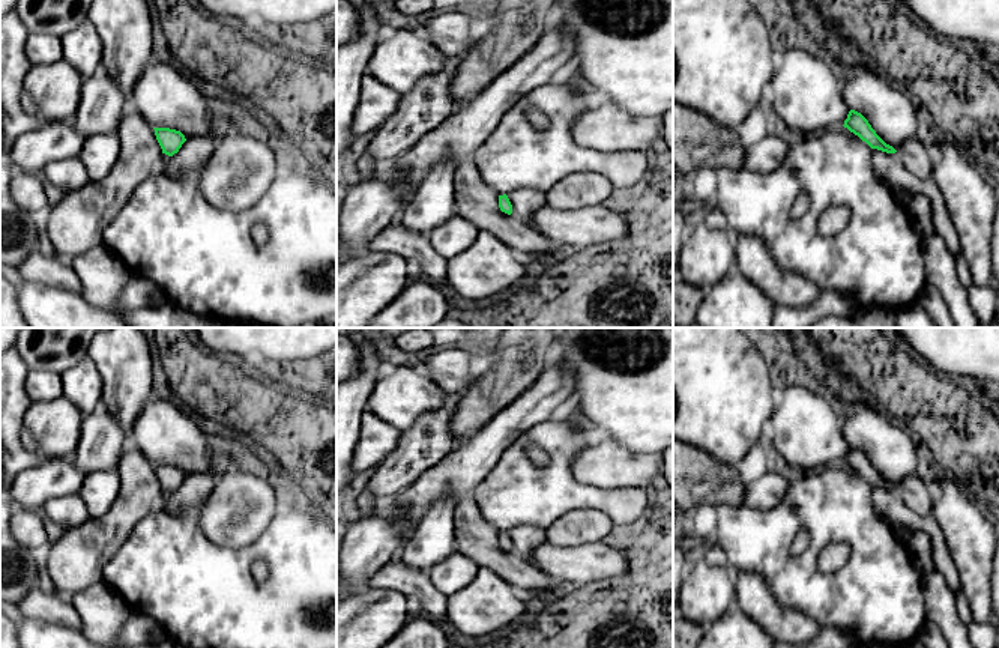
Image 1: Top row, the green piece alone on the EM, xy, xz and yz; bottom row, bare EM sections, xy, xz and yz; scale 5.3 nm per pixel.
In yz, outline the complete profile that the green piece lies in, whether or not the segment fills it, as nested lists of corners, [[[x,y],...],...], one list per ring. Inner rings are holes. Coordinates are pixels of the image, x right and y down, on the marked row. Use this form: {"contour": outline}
{"contour": [[[850,110],[847,119],[844,120],[844,128],[858,135],[862,141],[865,141],[871,149],[877,149],[886,153],[895,153],[897,150],[886,144],[871,128],[868,120],[858,111]]]}

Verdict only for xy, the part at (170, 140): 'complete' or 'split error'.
complete

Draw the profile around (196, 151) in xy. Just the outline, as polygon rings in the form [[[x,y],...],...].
[[[209,137],[186,138],[179,152],[174,153],[168,162],[168,173],[177,176],[197,165],[206,165],[215,146],[216,144]]]

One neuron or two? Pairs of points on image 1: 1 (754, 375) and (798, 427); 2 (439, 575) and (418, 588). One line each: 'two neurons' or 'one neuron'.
1: two neurons
2: two neurons

